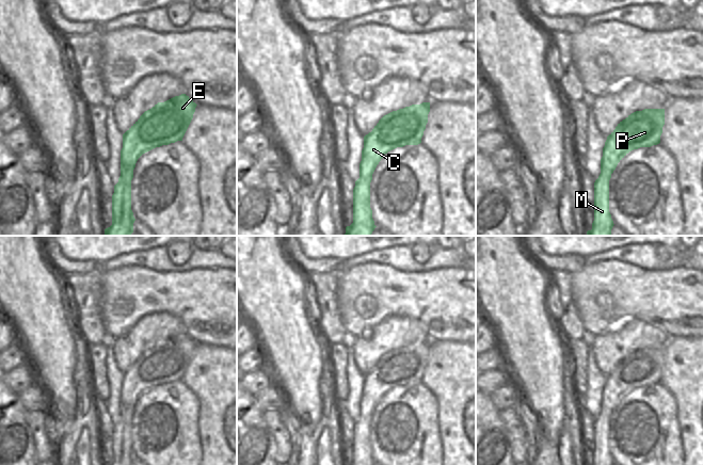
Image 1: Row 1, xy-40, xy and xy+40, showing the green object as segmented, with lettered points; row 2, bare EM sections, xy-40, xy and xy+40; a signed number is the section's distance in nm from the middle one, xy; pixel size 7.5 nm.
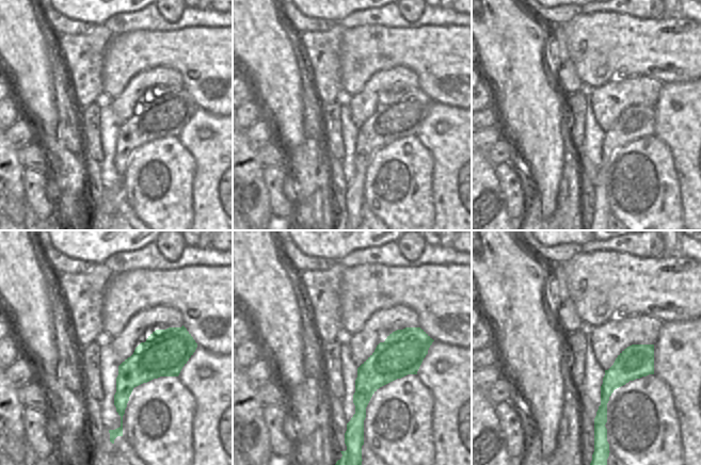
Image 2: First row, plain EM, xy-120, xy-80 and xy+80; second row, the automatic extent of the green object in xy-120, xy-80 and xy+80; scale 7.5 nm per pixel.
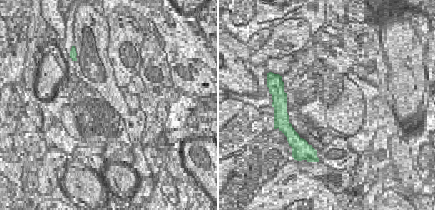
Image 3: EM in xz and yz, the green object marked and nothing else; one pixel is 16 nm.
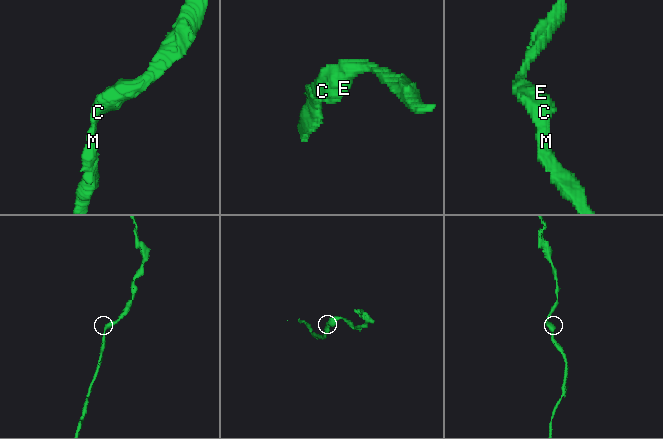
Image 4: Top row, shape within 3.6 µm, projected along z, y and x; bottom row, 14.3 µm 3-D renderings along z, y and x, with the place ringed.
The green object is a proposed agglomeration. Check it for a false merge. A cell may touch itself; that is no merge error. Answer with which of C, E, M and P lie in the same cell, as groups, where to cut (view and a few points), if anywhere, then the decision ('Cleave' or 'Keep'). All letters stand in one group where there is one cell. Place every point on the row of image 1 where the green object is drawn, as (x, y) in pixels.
Groups: C E M P. No split. Keep

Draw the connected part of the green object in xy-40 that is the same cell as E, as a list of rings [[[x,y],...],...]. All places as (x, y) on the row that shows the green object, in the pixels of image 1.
[[[186,94],[158,102],[123,134],[121,176],[112,195],[112,225],[105,229],[105,236],[131,236],[135,221],[131,210],[135,163],[143,154],[156,147],[182,141],[196,106]]]

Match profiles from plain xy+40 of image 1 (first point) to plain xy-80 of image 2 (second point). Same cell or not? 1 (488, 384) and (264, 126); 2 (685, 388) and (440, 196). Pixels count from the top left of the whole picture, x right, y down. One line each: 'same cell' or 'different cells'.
1: same cell
2: same cell

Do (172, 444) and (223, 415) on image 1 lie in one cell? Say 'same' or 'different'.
different

